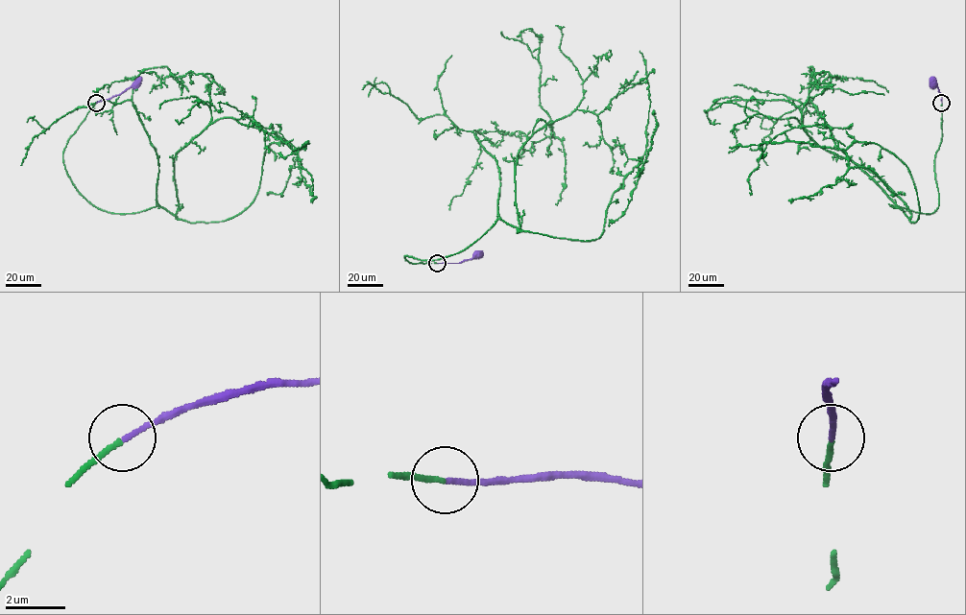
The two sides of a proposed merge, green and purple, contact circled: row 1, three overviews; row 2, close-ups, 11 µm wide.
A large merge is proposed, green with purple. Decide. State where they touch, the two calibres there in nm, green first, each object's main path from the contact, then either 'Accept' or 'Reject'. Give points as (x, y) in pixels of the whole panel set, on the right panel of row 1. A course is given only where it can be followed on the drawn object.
Place: (941, 103). Thickness 180 nm (green) against 170 nm. Course of green: (941, 103), (938, 206), (922, 214), (897, 205), (915, 222), (907, 167), (879, 145), (759, 146), (766, 153). Course of purple: (941, 103), (938, 87), (932, 82). Accept

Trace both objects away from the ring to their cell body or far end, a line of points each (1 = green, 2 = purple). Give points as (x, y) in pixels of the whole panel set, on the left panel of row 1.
1: (96, 103), (62, 162), (109, 212), (232, 218), (269, 145), (308, 142), (277, 153)
2: (96, 103), (120, 95), (136, 82)

